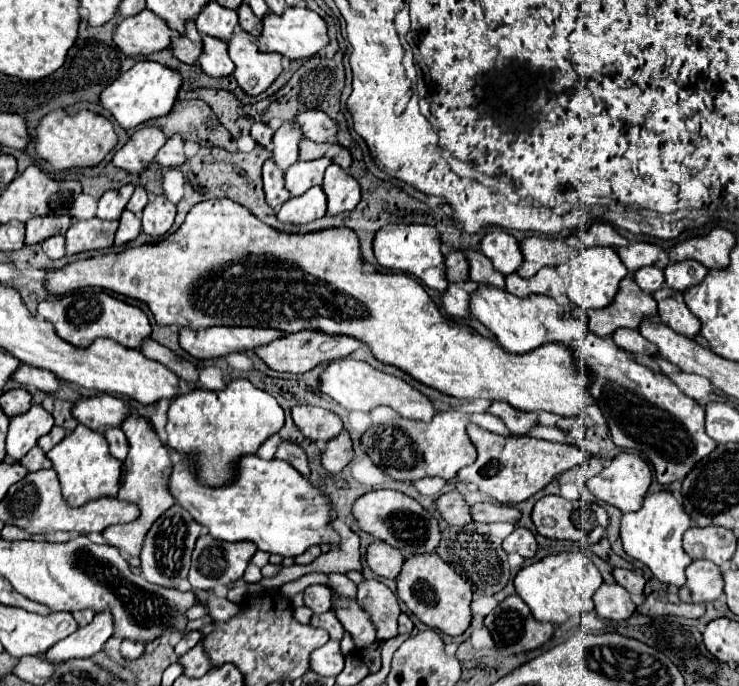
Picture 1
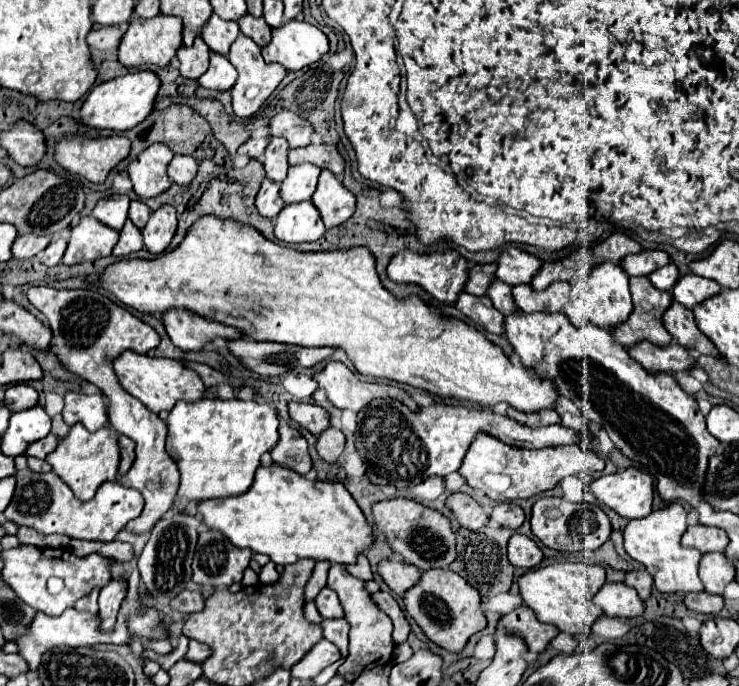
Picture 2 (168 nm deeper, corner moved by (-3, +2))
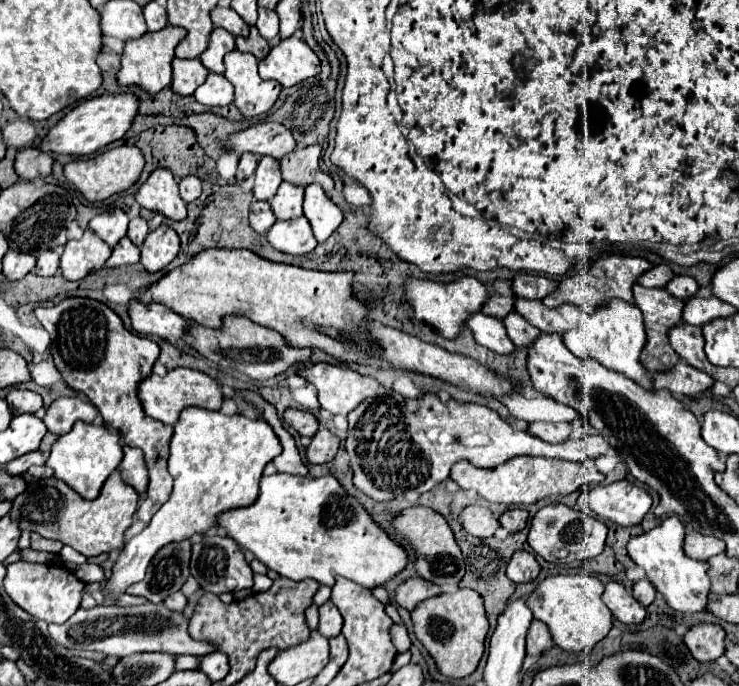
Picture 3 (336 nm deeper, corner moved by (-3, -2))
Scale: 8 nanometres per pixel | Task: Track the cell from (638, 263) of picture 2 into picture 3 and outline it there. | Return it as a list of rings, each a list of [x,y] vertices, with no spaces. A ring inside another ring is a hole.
[[[656,265],[652,271],[648,271],[648,273],[644,273],[640,277],[640,285],[664,289],[672,277],[674,277],[674,273],[672,273],[672,269],[668,265]]]

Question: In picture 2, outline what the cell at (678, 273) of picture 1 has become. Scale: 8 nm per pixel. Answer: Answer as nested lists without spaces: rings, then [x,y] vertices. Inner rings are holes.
[[[686,273],[676,281],[676,285],[672,289],[672,295],[684,307],[694,307],[702,299],[708,299],[708,297],[716,295],[716,291],[720,291],[720,289],[722,287],[712,279],[706,279],[706,277],[694,275],[694,273]]]

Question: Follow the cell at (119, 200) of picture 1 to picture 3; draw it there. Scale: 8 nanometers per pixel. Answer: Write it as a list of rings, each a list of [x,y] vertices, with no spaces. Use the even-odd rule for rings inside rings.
[[[122,209],[100,213],[90,221],[90,229],[110,247],[114,247],[126,235],[126,227],[128,227],[128,217]]]

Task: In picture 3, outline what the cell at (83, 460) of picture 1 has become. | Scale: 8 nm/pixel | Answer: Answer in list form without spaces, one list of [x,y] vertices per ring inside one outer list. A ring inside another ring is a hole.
[[[78,421],[70,433],[56,439],[46,465],[54,469],[54,477],[68,483],[84,499],[96,499],[108,475],[122,461],[122,445],[118,441],[120,441],[118,433],[112,433],[108,427],[104,425],[96,427],[96,425]]]

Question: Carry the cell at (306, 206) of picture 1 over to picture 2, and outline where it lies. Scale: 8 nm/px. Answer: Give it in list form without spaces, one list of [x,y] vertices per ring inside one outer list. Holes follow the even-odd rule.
[[[300,201],[284,205],[284,209],[274,219],[274,235],[286,243],[316,241],[324,233],[324,223],[320,211],[310,201]]]

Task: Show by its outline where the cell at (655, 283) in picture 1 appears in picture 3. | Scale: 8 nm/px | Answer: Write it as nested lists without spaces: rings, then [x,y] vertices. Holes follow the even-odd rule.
[[[686,275],[674,277],[672,283],[668,283],[668,287],[666,287],[666,291],[670,291],[670,295],[674,295],[682,301],[694,297],[698,293],[698,289],[700,289],[700,285],[692,277],[686,277]]]

